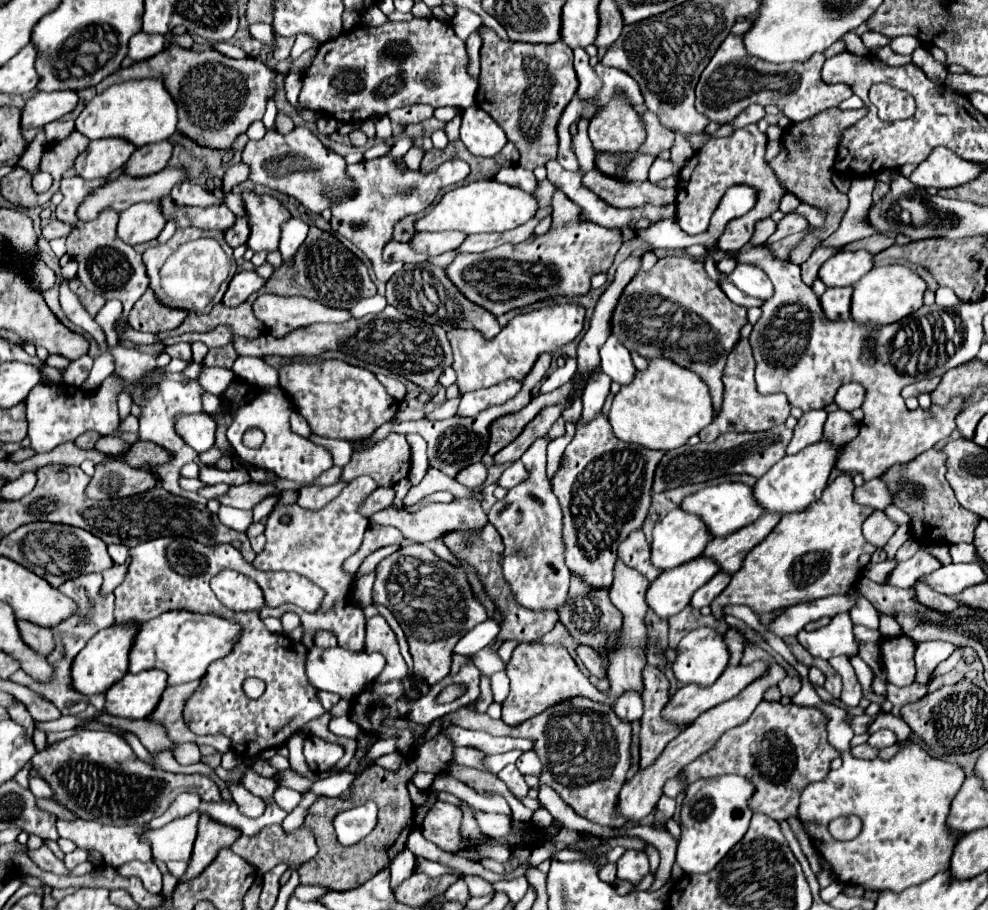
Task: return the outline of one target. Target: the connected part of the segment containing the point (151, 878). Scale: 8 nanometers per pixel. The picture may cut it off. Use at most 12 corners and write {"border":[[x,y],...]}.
{"border":[[126,862],[120,876],[136,876],[152,894],[162,890],[162,874],[154,862]]}

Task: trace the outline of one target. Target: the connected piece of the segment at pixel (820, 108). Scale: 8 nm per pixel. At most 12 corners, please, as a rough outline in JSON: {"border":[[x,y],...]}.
{"border":[[730,34],[696,86],[718,124],[776,104],[792,124],[838,106],[824,54],[770,64]]}

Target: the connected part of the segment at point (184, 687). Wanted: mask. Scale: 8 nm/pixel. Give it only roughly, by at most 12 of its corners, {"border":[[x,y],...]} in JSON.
{"border":[[200,680],[166,688],[150,714],[174,742],[208,744],[182,718],[184,700]]}

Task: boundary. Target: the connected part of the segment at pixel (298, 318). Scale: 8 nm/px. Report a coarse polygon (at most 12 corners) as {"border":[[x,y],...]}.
{"border":[[264,294],[254,314],[272,336],[318,322],[346,322],[348,310]]}

